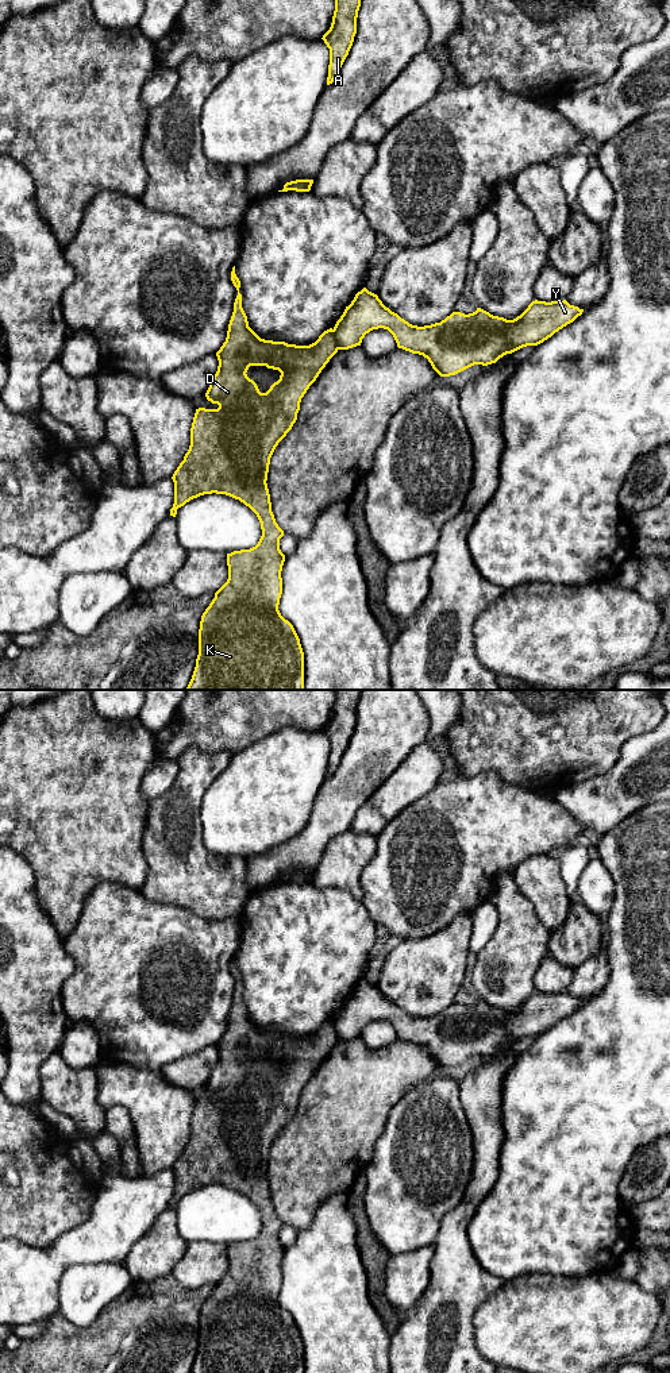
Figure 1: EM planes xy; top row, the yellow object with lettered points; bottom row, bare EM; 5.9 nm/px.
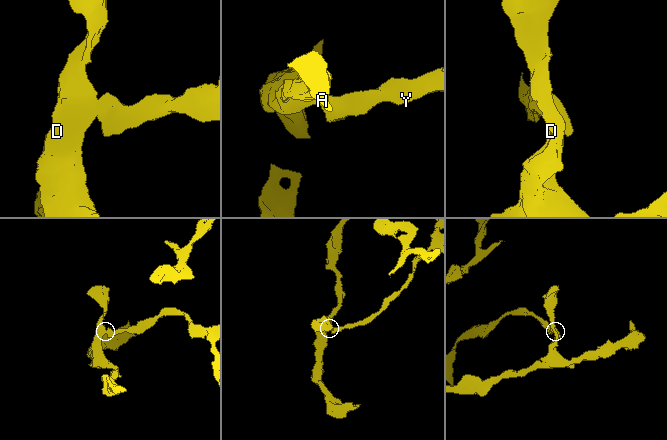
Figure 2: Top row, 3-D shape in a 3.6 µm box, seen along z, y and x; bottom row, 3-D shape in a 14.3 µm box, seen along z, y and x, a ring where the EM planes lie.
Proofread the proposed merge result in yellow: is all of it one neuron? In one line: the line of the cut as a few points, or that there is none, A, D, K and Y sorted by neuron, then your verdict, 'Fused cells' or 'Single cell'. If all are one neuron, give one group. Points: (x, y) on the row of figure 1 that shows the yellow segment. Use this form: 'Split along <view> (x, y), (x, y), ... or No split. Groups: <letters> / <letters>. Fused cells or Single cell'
Split along xy (332, 330), (339, 348). Groups: A D K / Y. Fused cells

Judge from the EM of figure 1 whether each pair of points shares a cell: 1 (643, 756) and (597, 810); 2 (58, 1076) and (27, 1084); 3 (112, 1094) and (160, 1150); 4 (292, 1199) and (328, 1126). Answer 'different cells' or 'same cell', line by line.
1: same cell
2: different cells
3: same cell
4: same cell

